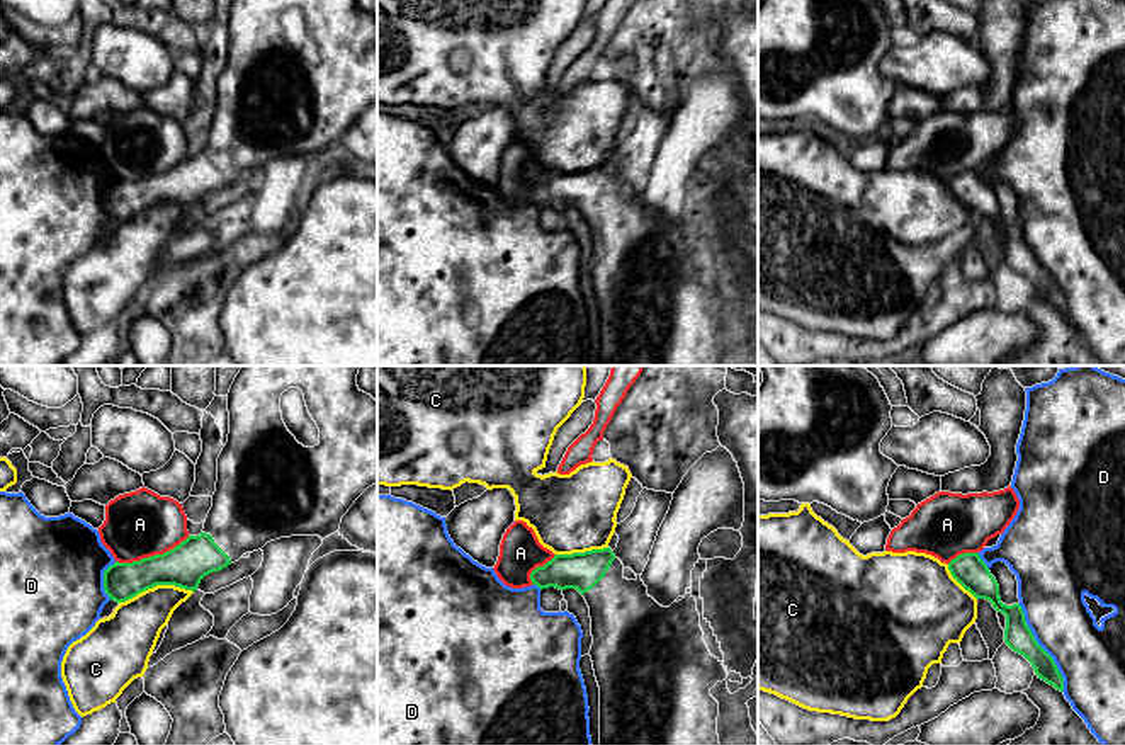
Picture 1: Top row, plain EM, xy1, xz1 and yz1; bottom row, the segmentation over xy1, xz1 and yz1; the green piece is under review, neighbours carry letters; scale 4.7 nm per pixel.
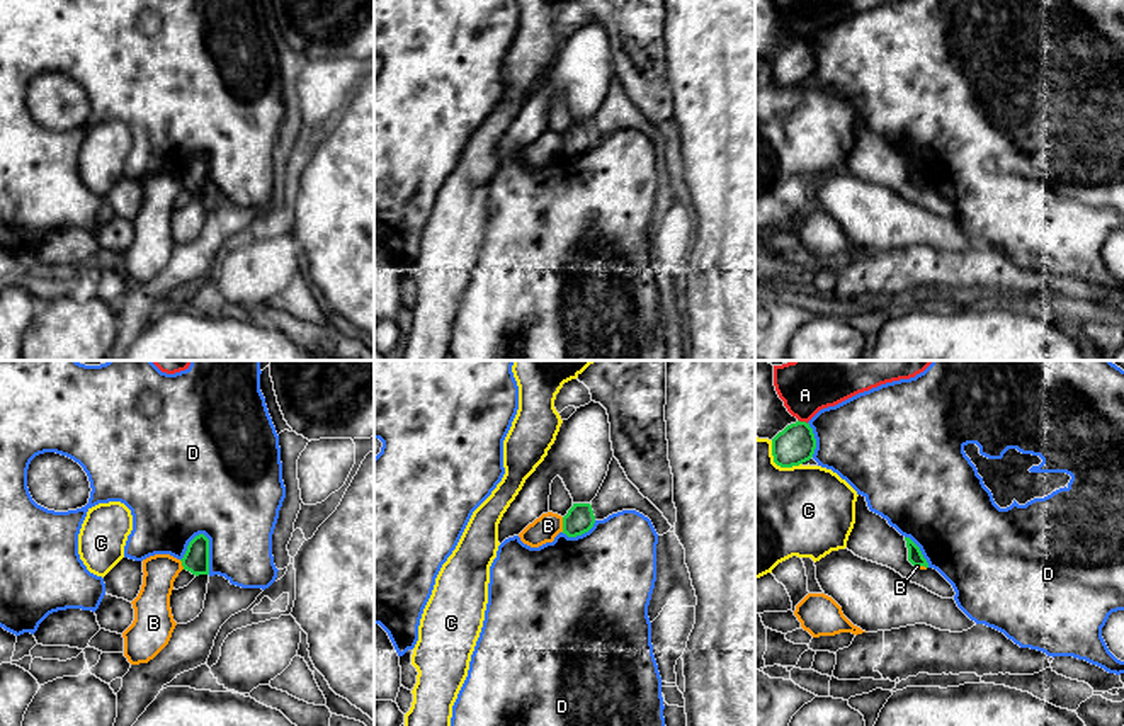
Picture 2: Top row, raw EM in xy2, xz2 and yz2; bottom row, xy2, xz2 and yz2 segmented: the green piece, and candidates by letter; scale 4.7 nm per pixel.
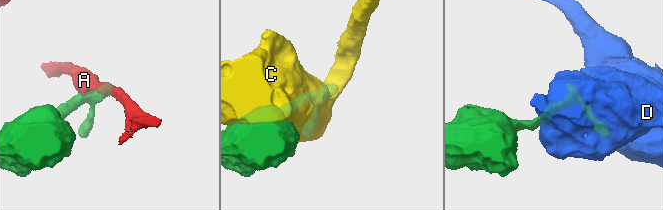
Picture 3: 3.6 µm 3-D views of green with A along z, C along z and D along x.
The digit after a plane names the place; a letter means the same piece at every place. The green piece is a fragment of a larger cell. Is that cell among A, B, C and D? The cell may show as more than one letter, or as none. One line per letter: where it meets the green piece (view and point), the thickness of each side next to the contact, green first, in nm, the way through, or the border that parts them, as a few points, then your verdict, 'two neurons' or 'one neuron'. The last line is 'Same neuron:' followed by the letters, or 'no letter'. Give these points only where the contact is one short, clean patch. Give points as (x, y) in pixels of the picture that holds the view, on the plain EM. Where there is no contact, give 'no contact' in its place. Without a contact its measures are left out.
A: xy1 (152, 176) | 200/320 nm | along xy1 (189, 155), (162, 172), (131, 181), (116, 181) | two neurons
B: xz2 (563, 143) | 140/120 nm | along xz2 (562, 136), (563, 150) | two neurons
C: xy1 (155, 204) | 200/260 nm | two neurons
D: yz1 (1040, 266) | 140/320 nm | two neurons
Same neuron: no letter

